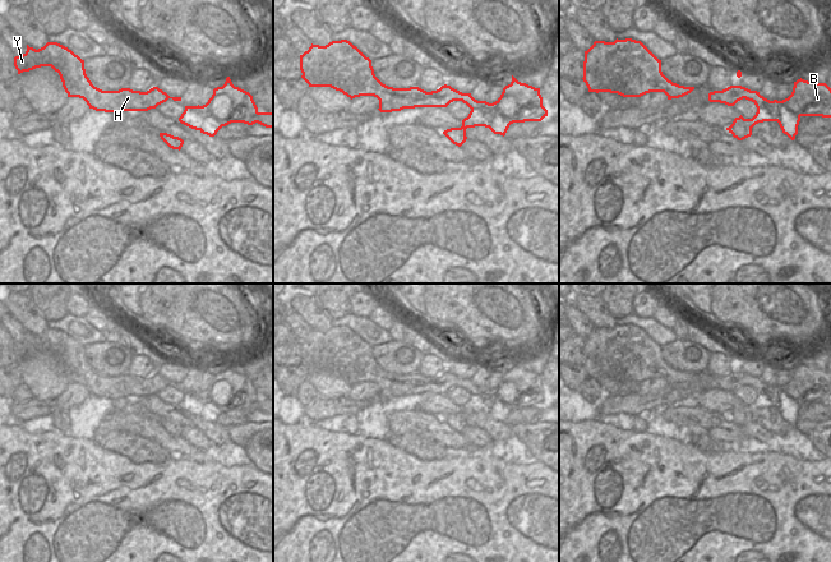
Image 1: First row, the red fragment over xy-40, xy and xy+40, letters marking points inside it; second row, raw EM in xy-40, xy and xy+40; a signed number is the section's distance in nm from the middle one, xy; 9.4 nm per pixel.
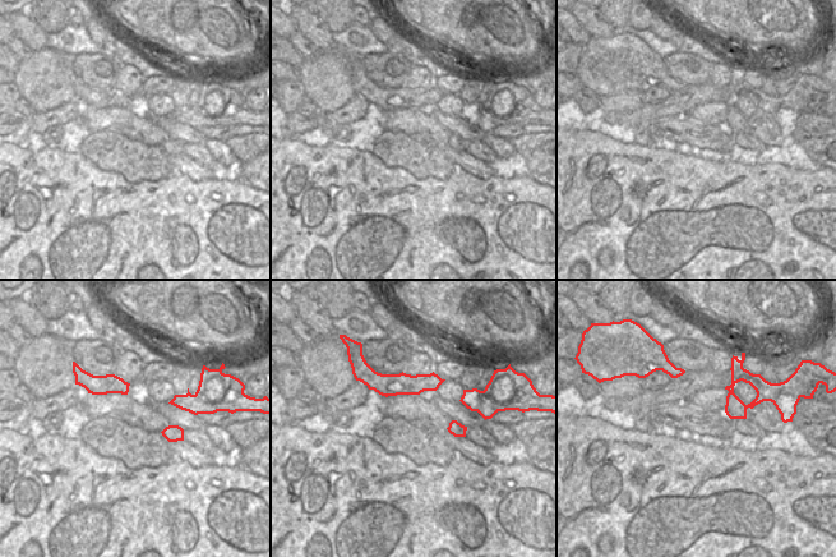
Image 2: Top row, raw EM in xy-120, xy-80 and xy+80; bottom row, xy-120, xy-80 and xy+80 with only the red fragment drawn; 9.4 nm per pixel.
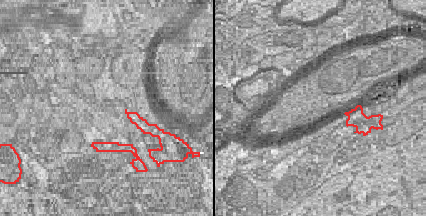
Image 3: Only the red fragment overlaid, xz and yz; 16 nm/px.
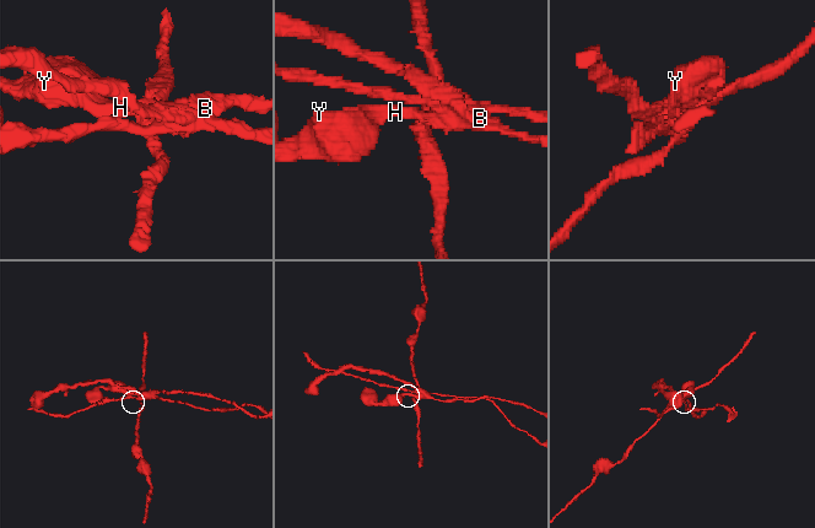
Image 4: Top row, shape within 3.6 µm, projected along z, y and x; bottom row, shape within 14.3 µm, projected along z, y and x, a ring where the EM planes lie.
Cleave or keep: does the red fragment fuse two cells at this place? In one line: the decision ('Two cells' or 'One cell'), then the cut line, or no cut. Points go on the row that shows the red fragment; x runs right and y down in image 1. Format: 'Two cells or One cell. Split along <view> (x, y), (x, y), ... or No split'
Two cells. Split along xy (493, 102), (501, 114), (509, 118), (516, 115), (518, 121)

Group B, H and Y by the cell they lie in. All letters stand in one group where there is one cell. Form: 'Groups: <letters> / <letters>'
Groups: B / H Y

